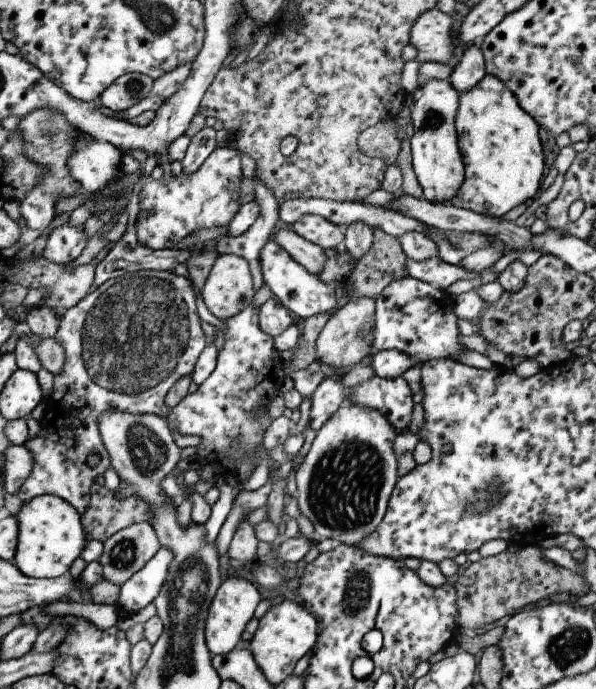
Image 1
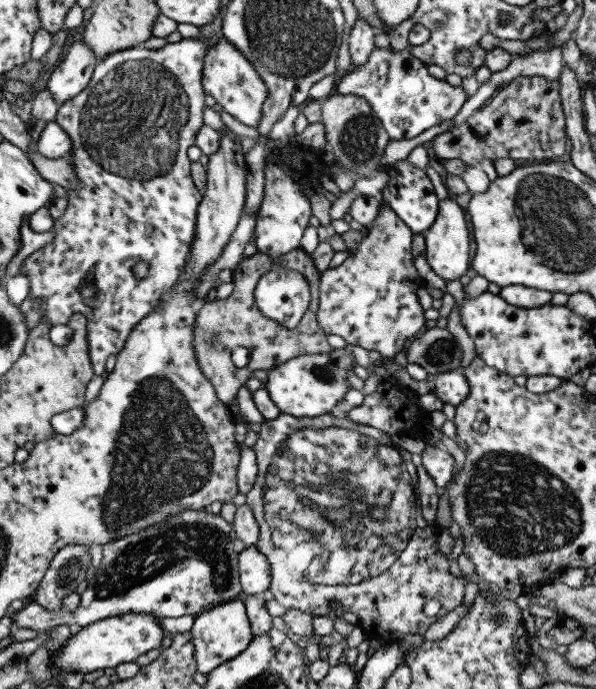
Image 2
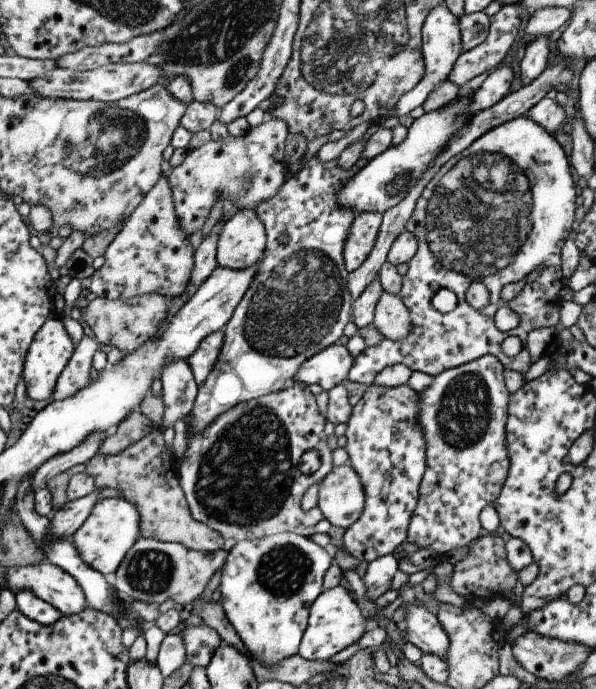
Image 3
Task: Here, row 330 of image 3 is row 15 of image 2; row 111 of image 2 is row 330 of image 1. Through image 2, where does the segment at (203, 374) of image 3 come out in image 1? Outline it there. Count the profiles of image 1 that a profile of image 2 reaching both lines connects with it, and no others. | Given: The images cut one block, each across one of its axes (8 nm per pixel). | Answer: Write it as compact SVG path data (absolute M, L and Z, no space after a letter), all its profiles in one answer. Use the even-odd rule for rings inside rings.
M172 271L122 272L117 278L94 288L73 308L63 311L55 338L63 345L65 366L60 375L53 376L53 392L44 400L47 413L40 421L40 436L29 438L24 444L32 452L34 469L16 493L20 500L26 503L41 495L53 495L68 502L80 514L88 509L94 479L104 475L111 466L97 428L99 415L114 408L133 414L168 416L170 408L165 404L165 397L178 380L193 374L207 341L195 299L191 280ZM92 453L98 455L100 462L90 468L88 456Z

